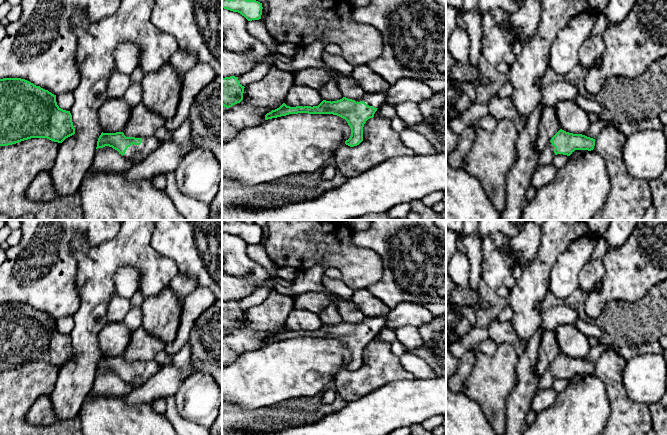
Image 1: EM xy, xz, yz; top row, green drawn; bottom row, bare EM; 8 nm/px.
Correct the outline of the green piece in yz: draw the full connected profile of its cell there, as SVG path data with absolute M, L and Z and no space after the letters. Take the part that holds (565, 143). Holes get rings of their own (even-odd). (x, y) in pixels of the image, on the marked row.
M560 129L550 140L544 151L539 155L538 165L552 164L557 154L570 156L575 150L594 149L595 139L582 134L573 134Z

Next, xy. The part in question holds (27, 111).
M0 79L0 146L31 138L47 138L62 143L74 134L72 115L57 105L56 95L25 79Z

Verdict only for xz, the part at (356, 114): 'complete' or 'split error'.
split error

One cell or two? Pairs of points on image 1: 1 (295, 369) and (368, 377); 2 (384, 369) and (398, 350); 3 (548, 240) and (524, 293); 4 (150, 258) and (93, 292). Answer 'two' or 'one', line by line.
1: two
2: two
3: one
4: one

